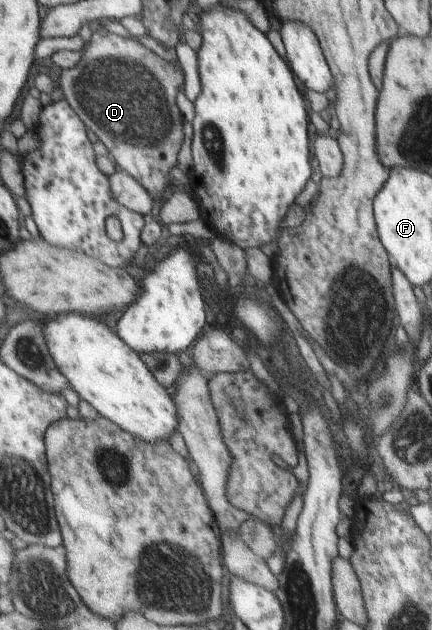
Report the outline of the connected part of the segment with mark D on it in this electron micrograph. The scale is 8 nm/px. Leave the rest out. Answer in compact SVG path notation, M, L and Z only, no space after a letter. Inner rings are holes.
M100 28L93 33L88 47L82 56L82 62L74 68L63 68L58 75L58 85L64 92L64 98L70 102L72 108L80 115L80 118L86 123L88 129L94 130L97 138L107 147L107 150L111 154L111 160L114 161L117 170L127 171L131 174L152 194L152 196L160 196L162 190L166 190L166 186L170 184L170 170L178 164L178 152L180 152L180 146L182 146L182 140L184 140L184 120L182 118L182 112L180 112L180 102L176 102L178 98L178 92L184 84L184 70L178 62L168 62L164 60L162 56L158 56L152 46L148 46L148 42L144 42L144 38L123 38L116 34Z

